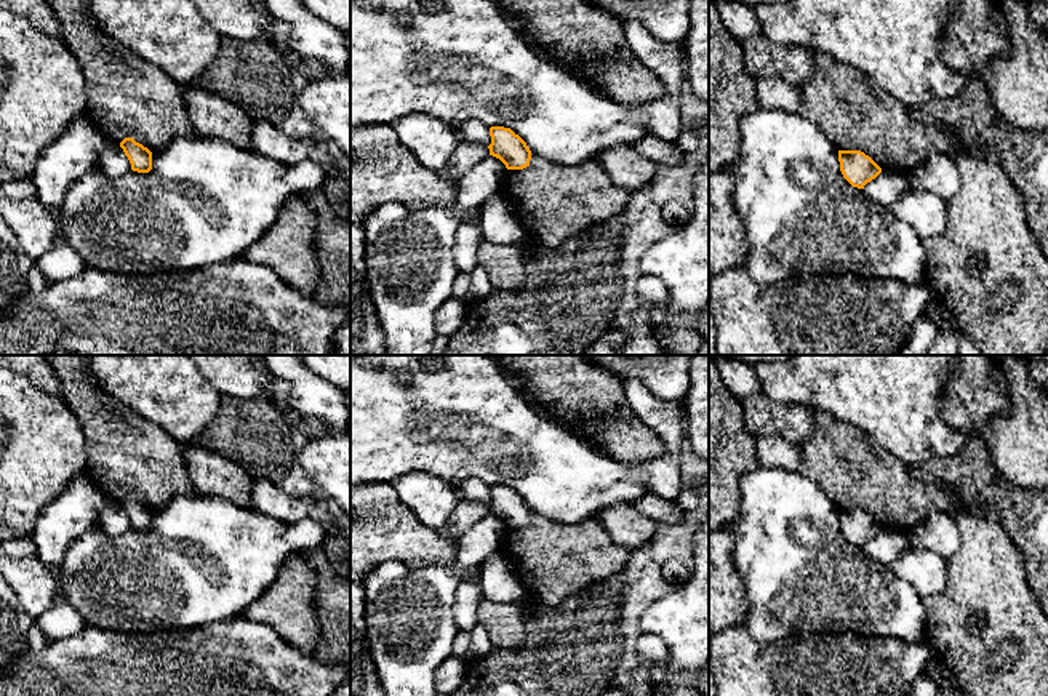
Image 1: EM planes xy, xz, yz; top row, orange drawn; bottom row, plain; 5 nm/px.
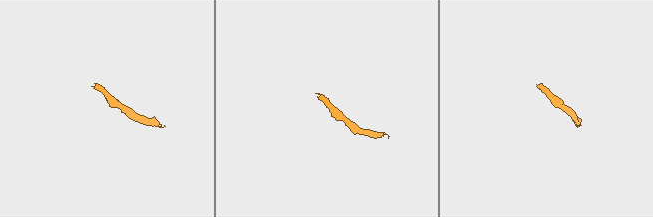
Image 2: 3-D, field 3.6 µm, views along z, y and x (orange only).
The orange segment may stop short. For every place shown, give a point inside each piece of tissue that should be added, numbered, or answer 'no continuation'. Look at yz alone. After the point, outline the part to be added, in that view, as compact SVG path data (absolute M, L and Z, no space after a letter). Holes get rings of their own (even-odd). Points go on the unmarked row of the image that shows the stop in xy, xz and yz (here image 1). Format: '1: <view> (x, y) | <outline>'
no continuation

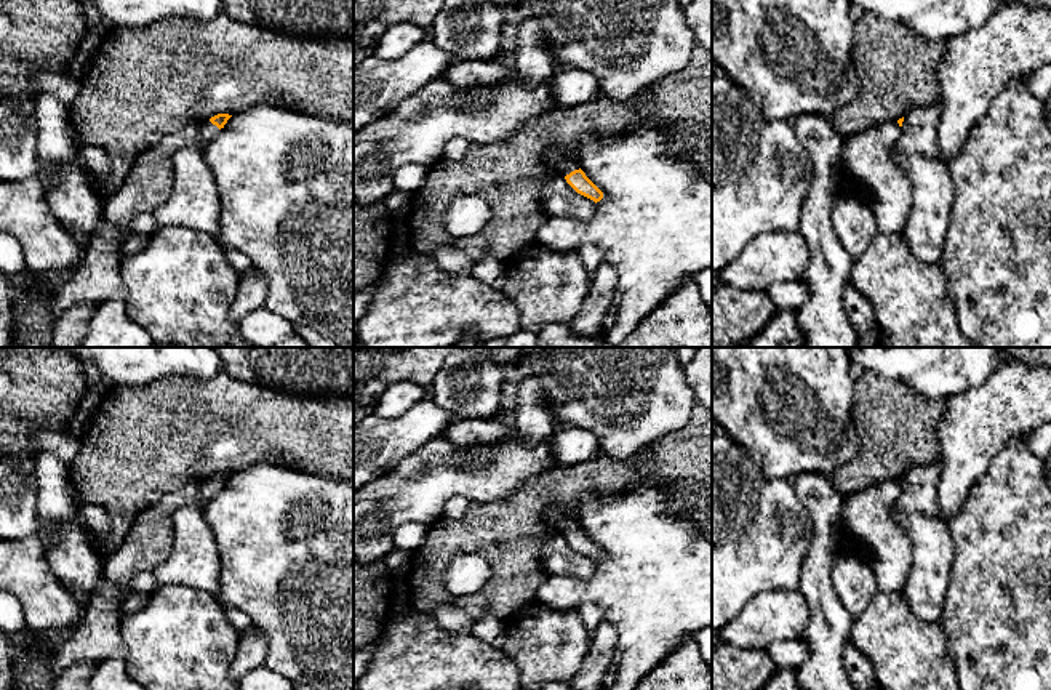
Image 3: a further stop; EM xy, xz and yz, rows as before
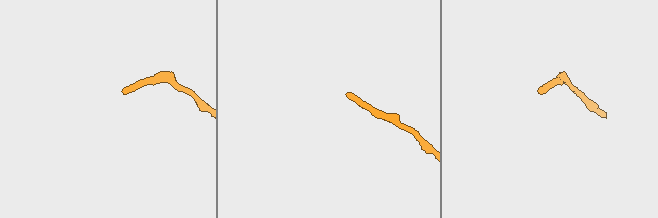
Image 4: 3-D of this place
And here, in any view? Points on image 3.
1: xz (562, 524) | M553 507L547 514L549 522L553 524L555 530L560 532L561 535L569 533L574 528L579 528L581 524L576 520L571 520L561 514L560 509Z

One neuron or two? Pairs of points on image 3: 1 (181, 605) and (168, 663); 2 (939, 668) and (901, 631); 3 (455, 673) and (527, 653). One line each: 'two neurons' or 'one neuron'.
1: one neuron
2: one neuron
3: two neurons

